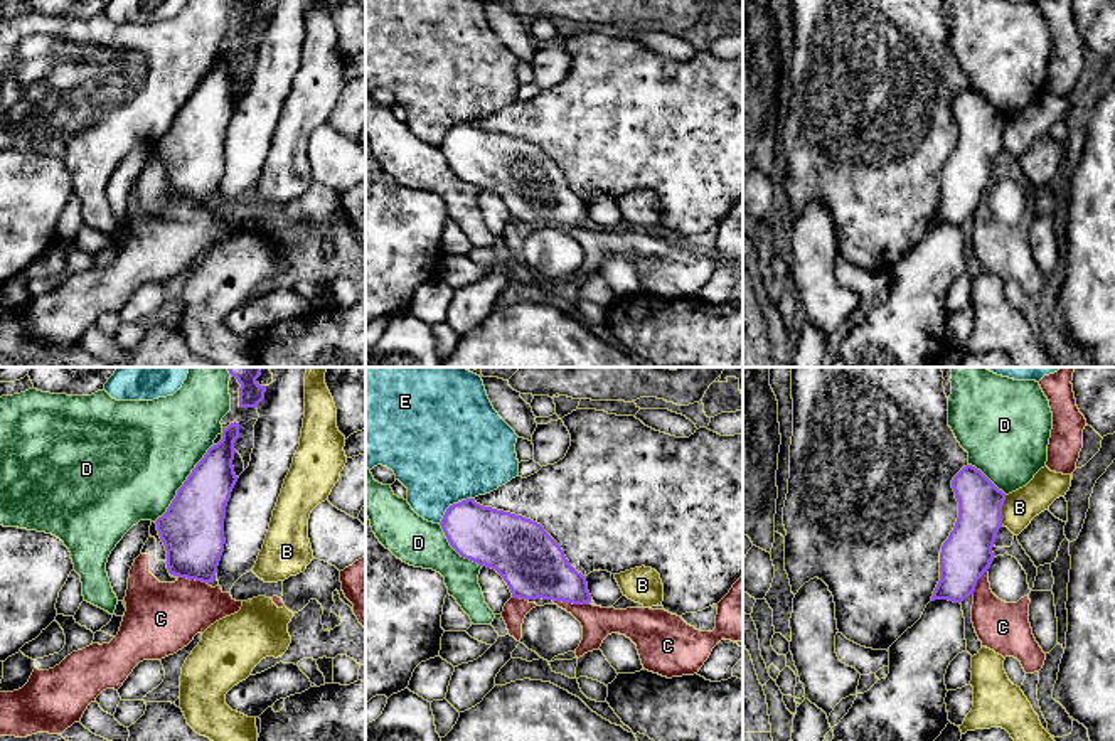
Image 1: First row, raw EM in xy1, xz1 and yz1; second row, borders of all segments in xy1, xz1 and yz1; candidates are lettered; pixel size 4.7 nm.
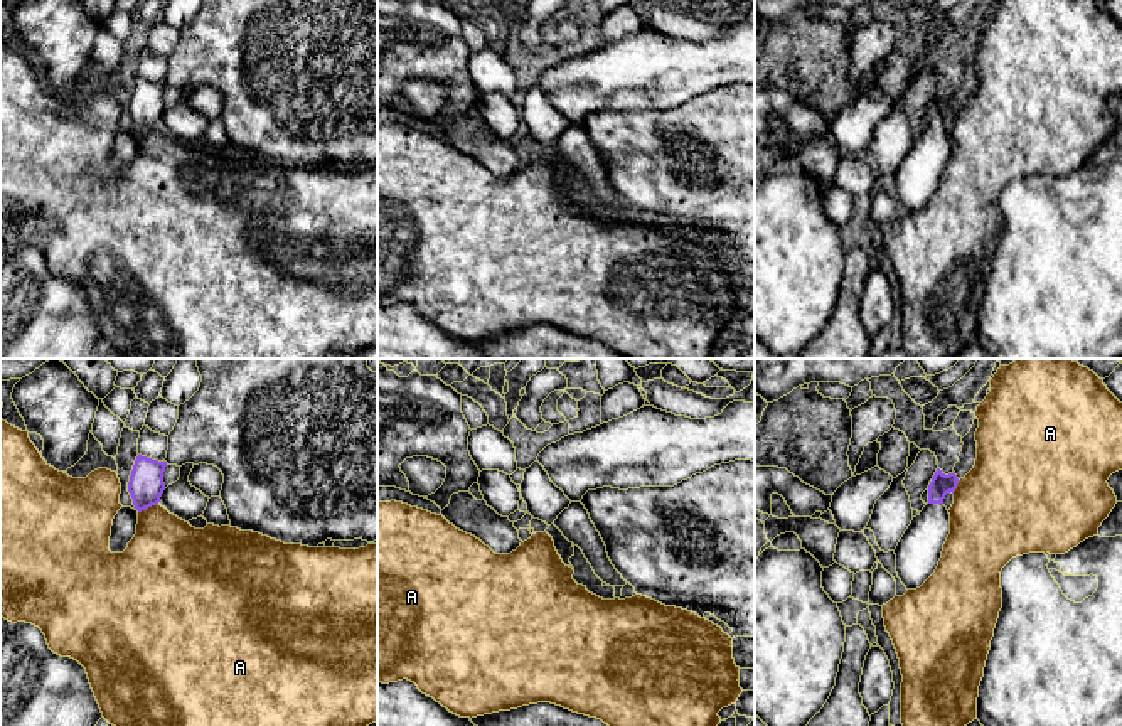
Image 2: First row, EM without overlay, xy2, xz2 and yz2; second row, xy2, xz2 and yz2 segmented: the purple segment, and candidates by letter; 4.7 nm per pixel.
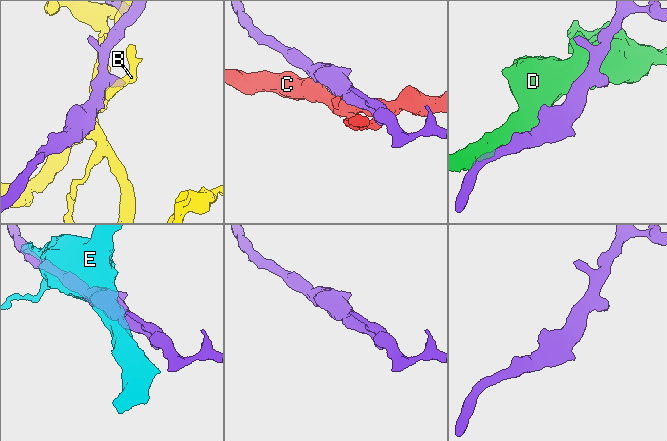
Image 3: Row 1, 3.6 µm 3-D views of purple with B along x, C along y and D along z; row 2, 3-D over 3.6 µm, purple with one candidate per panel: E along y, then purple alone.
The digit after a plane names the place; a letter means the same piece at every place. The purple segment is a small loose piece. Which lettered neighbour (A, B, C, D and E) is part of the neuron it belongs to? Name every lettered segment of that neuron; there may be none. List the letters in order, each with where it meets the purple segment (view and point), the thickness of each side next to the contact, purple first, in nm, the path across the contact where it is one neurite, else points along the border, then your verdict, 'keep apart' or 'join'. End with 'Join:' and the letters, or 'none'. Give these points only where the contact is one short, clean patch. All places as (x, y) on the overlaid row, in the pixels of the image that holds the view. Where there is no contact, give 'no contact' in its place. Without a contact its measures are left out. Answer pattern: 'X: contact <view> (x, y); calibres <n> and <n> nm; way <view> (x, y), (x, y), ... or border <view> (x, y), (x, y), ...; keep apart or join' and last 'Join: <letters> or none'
A: contact xy2 (147, 507); calibres 170 and 360 nm; border xy2 (157, 502), (138, 512); keep apart
B: contact yz1 (1001, 511); calibres 240 and 160 nm; keep apart
C: contact xz1 (571, 602); calibres 300 and 150 nm; keep apart
D: contact xy1 (184, 484); calibres 300 and 480 nm; keep apart
E: contact xz1 (453, 504); calibres 280 and 480 nm; keep apart
Join: none

